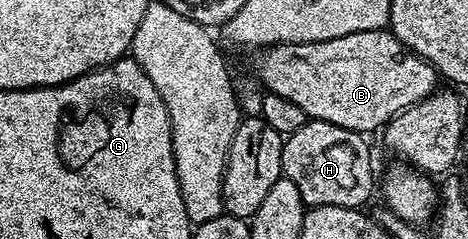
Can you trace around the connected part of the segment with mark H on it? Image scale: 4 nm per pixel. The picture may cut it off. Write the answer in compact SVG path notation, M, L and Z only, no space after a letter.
M308 119L301 129L283 140L281 165L282 178L297 185L304 204L308 208L337 205L338 207L364 206L363 202L377 187L377 171L371 168L371 147L357 131L341 129L329 121Z

